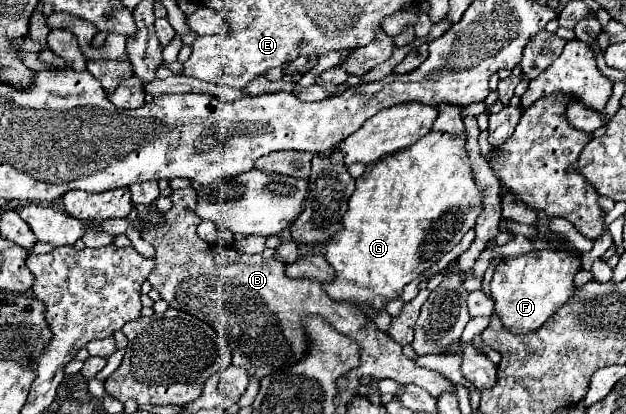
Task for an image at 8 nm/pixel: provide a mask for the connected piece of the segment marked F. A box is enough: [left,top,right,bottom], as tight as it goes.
[491,250,581,334]

